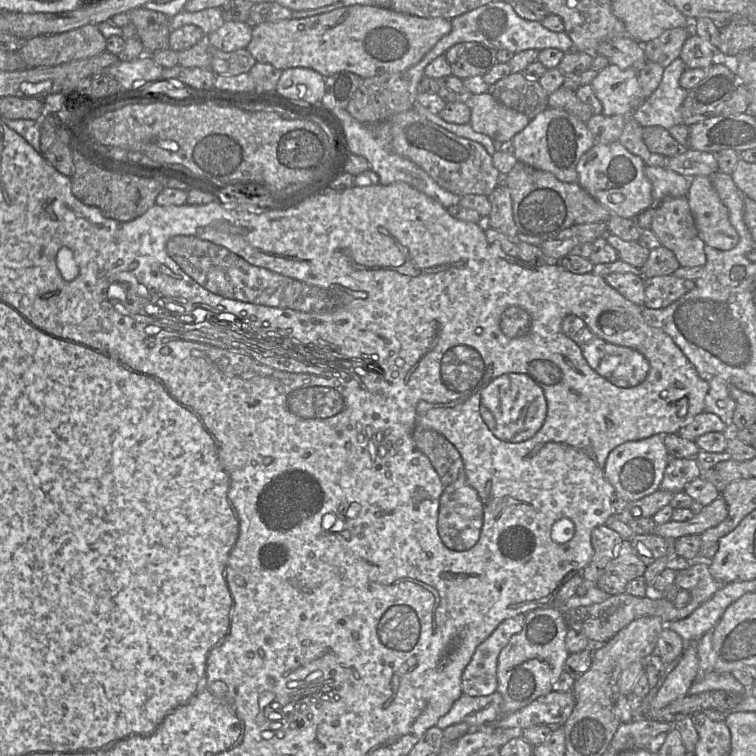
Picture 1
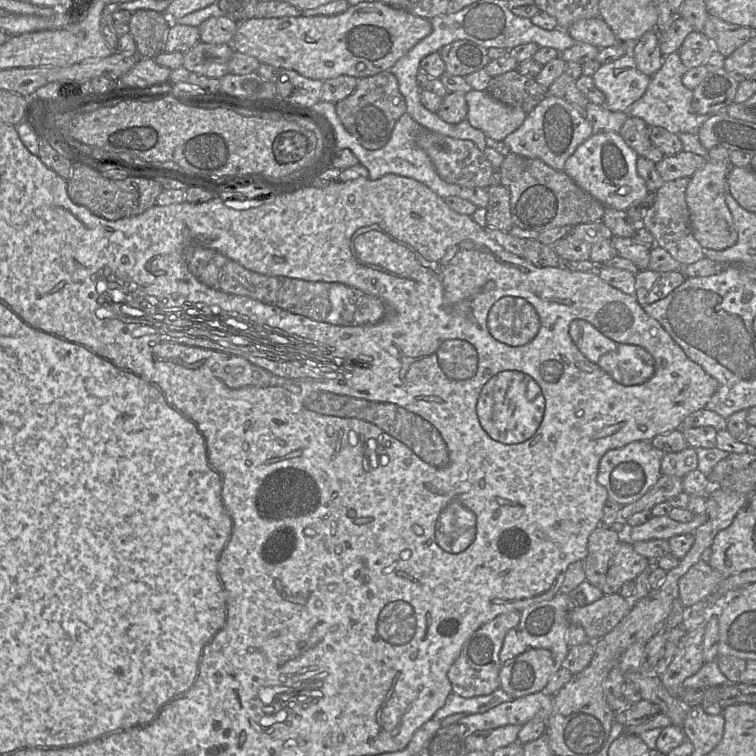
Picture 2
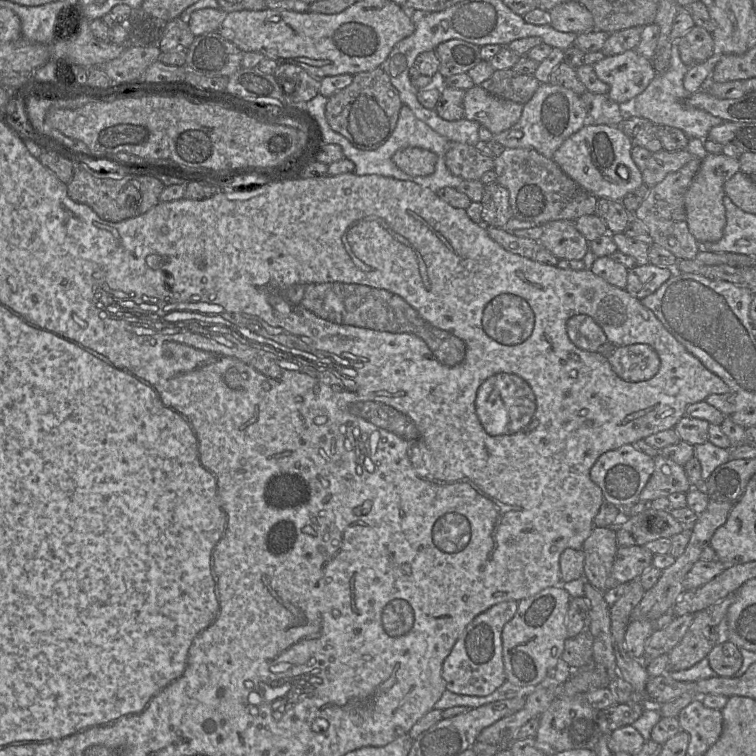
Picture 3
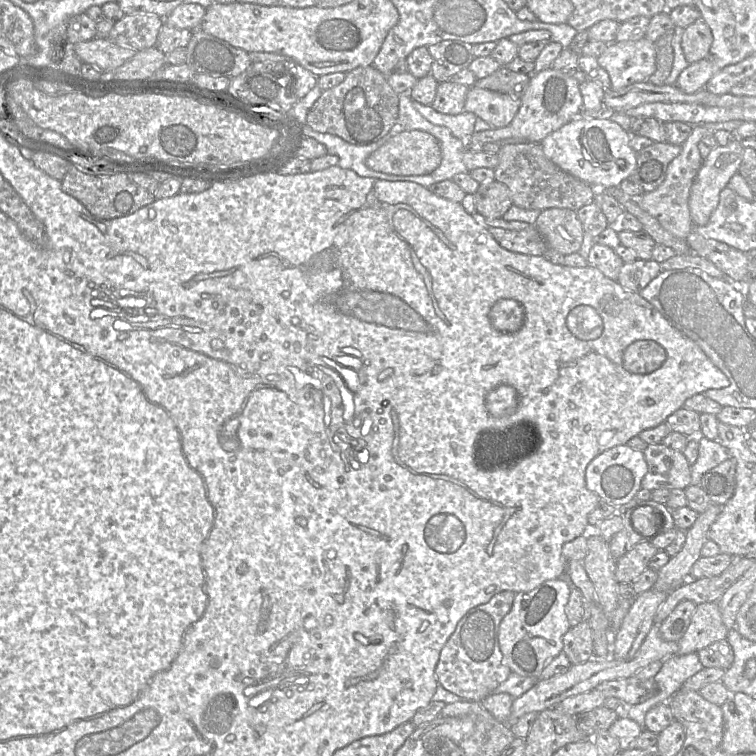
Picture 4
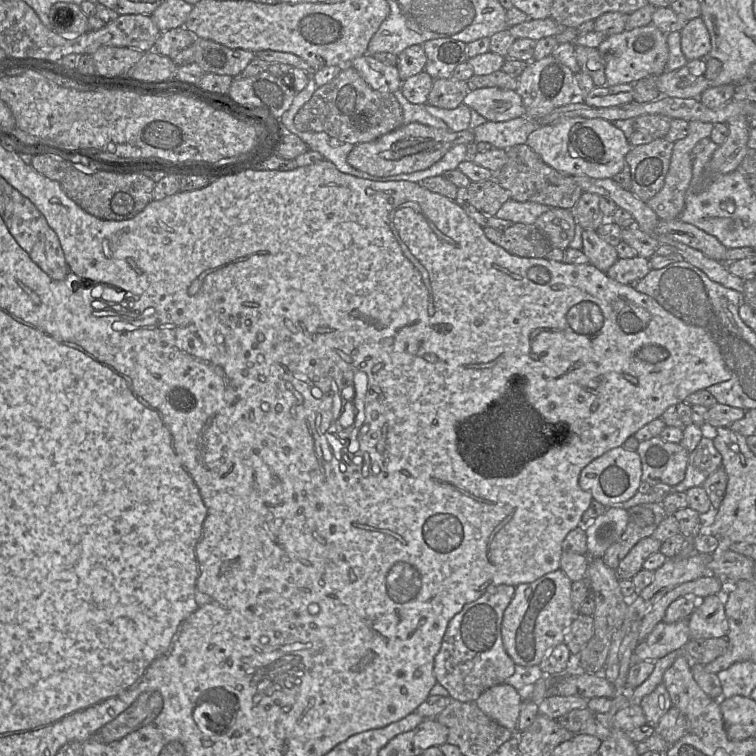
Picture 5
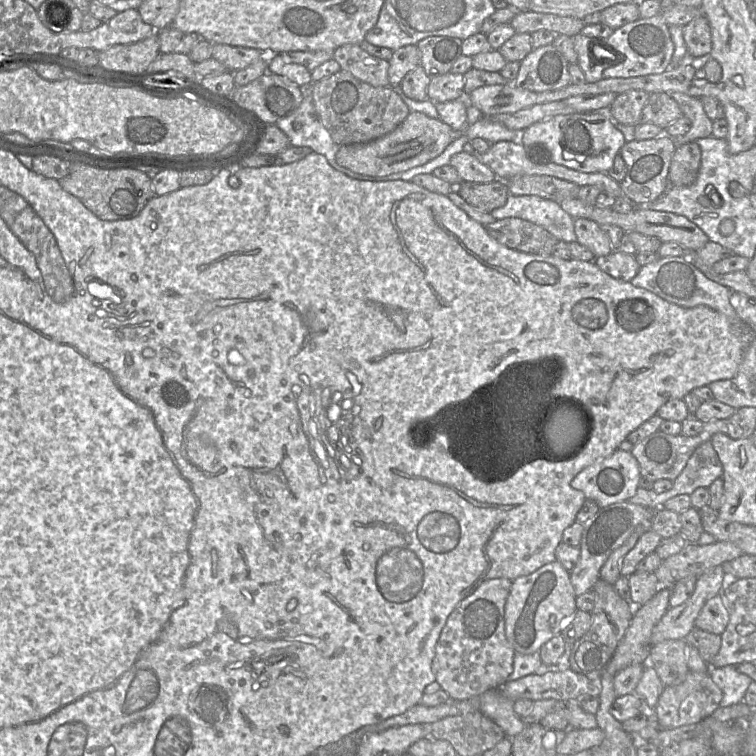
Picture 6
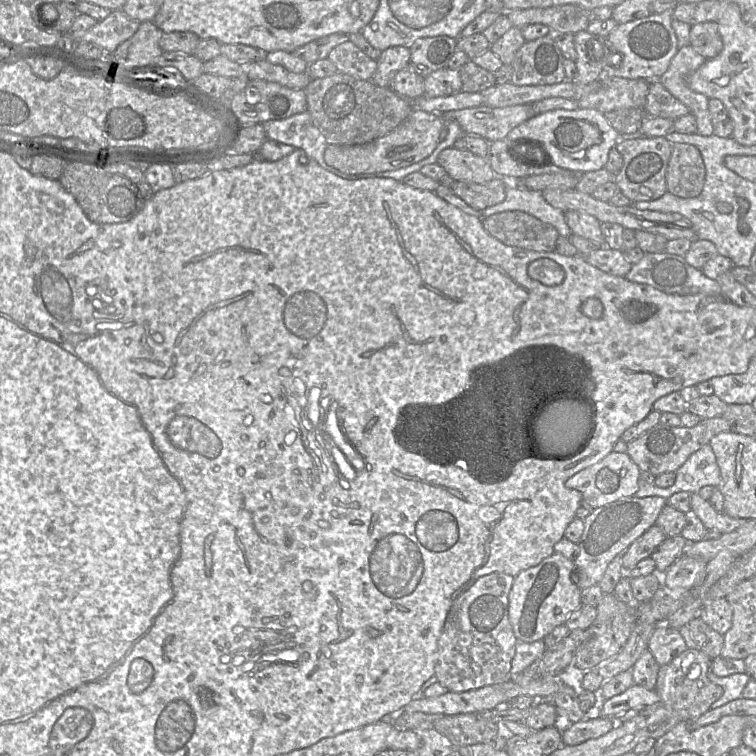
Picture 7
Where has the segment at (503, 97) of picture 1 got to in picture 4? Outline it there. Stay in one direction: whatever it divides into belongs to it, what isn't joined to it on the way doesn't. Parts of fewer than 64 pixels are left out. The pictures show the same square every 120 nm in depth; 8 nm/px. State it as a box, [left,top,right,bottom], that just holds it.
[474,67,531,99]

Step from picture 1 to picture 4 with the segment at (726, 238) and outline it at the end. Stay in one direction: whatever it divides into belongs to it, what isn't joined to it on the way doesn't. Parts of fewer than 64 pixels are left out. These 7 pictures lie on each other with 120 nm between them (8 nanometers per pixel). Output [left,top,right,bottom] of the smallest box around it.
[689,139,744,226]

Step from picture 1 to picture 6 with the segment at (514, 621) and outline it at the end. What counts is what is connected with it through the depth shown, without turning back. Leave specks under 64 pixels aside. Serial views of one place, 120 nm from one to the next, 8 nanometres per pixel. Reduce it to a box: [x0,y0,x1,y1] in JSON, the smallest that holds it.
[432,578,515,700]

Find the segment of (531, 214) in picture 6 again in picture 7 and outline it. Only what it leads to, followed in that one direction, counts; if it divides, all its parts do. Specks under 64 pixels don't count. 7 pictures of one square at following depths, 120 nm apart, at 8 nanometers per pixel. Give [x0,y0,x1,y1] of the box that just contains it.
[482,186,572,238]

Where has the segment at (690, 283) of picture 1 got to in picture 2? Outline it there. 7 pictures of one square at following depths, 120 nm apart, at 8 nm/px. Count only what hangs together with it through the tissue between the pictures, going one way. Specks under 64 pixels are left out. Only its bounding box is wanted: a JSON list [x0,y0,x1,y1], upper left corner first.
[635,269,686,306]

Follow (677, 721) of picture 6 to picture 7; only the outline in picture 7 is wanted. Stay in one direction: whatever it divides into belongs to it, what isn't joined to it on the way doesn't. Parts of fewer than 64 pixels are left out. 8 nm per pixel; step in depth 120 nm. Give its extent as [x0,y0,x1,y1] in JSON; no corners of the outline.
[655,648,722,721]

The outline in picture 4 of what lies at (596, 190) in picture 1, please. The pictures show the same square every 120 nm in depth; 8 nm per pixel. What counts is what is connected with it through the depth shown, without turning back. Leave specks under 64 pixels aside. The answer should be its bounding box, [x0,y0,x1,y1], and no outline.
[540,117,637,190]

